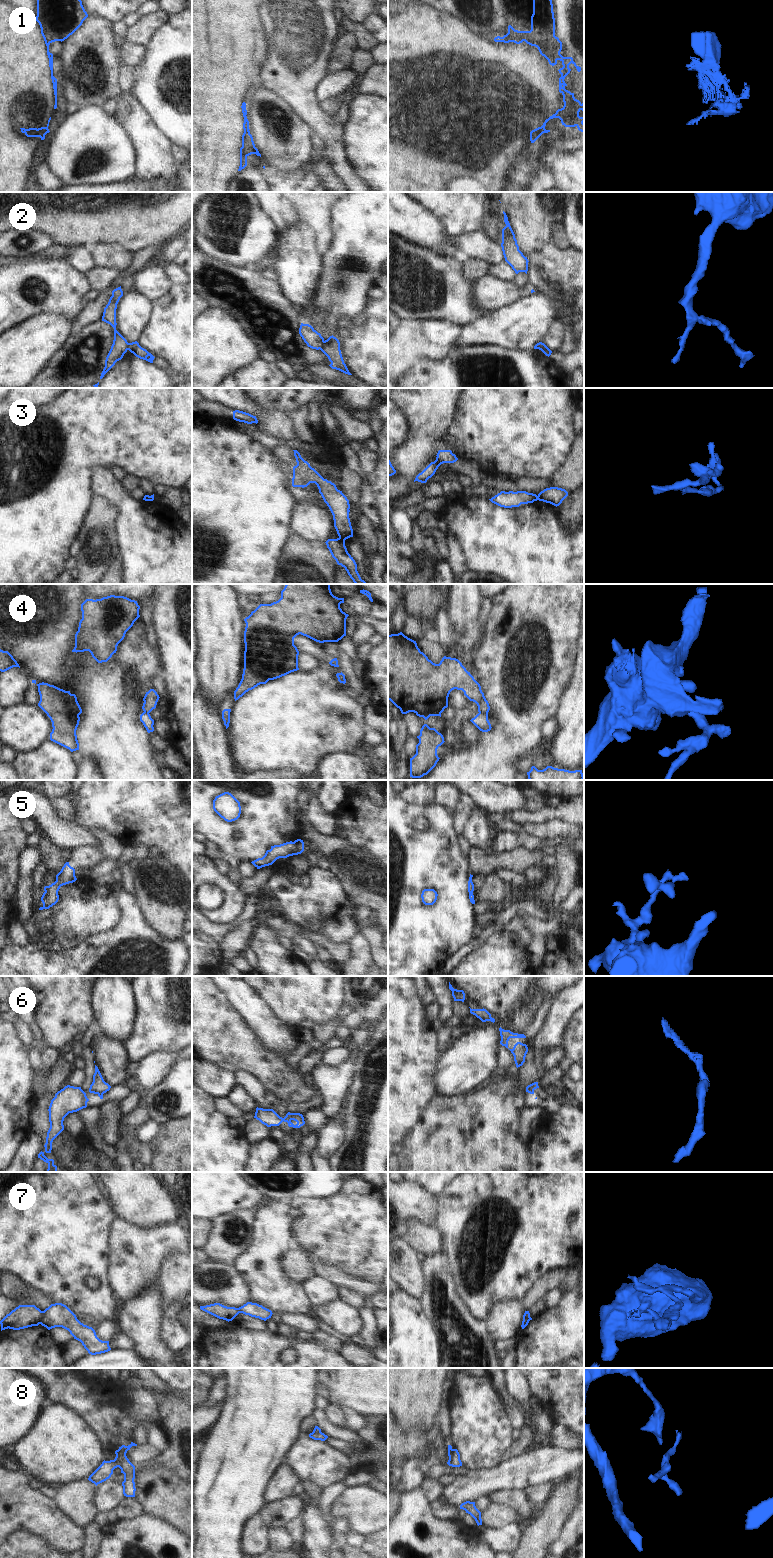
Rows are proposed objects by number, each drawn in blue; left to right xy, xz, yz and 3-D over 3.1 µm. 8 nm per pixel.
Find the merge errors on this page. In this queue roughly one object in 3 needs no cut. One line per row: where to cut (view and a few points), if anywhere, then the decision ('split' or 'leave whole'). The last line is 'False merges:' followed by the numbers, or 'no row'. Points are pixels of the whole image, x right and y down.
1: cut yz (521, 31), (525, 38), (536, 42), (543, 42), (554, 34); split
2: cut xz (324, 341), (320, 349); split
3: cut xz (339, 537), (344, 541); split
4: cut yz (479, 711), (487, 714); split
5: cut none; leave whole
6: cut xz (285, 1116), (287, 1121); split
7: cut xy (43, 1311), (39, 1323); split
8: cut yz (451, 1449), (452, 1465); split
False merges: 1, 2, 3, 4, 6, 7, 8

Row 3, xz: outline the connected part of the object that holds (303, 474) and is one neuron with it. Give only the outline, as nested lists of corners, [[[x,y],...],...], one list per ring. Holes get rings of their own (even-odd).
[[[297,450],[294,451],[297,465],[293,467],[293,487],[307,487],[310,483],[315,483],[319,489],[324,502],[329,507],[334,520],[334,527],[339,538],[344,541],[353,537],[349,512],[350,504],[347,497],[338,490],[336,485],[324,479],[310,464],[305,461]]]

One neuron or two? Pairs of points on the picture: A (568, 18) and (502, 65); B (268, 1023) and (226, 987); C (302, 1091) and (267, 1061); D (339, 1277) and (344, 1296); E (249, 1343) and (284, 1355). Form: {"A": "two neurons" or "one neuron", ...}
{"A": "two neurons", "B": "one neuron", "C": "one neuron", "D": "two neurons", "E": "one neuron"}

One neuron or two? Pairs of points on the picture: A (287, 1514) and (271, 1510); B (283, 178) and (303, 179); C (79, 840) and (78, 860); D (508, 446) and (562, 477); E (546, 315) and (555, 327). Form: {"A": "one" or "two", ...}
{"A": "one", "B": "one", "C": "two", "D": "two", "E": "two"}

